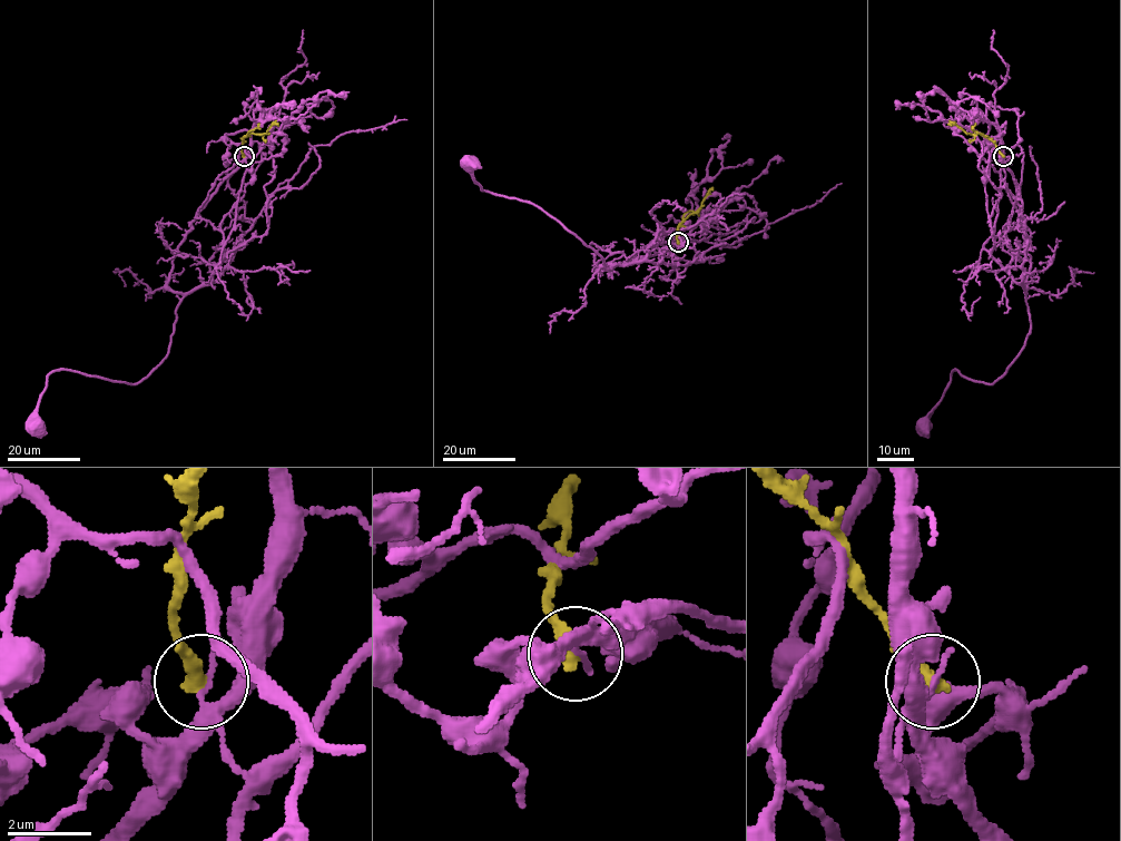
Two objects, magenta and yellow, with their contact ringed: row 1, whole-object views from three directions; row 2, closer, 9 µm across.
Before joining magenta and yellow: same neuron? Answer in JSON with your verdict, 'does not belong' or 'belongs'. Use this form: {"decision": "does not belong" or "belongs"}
{"decision": "does not belong"}

